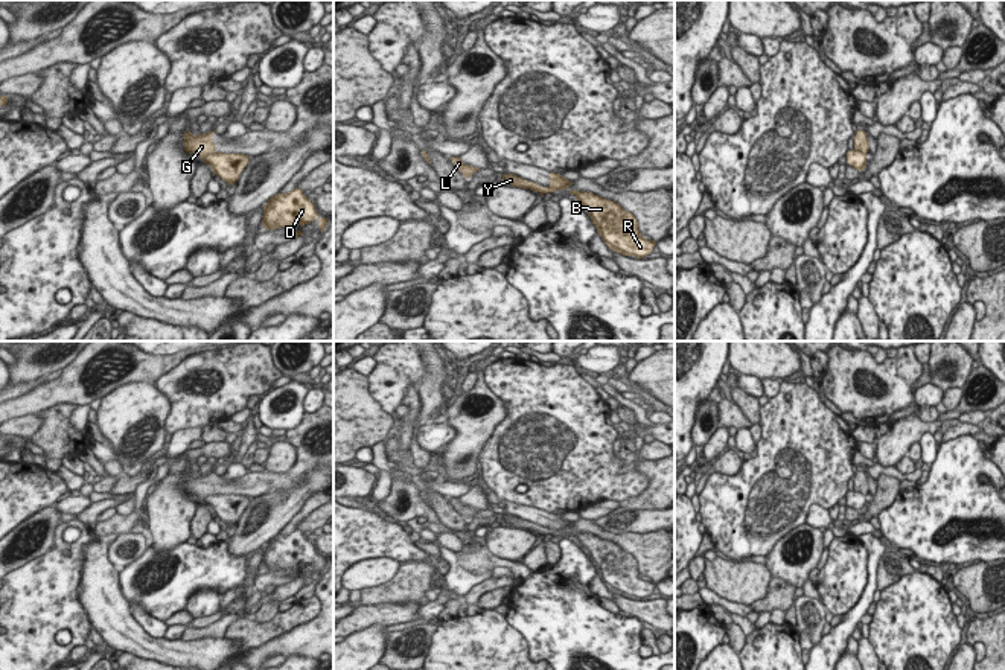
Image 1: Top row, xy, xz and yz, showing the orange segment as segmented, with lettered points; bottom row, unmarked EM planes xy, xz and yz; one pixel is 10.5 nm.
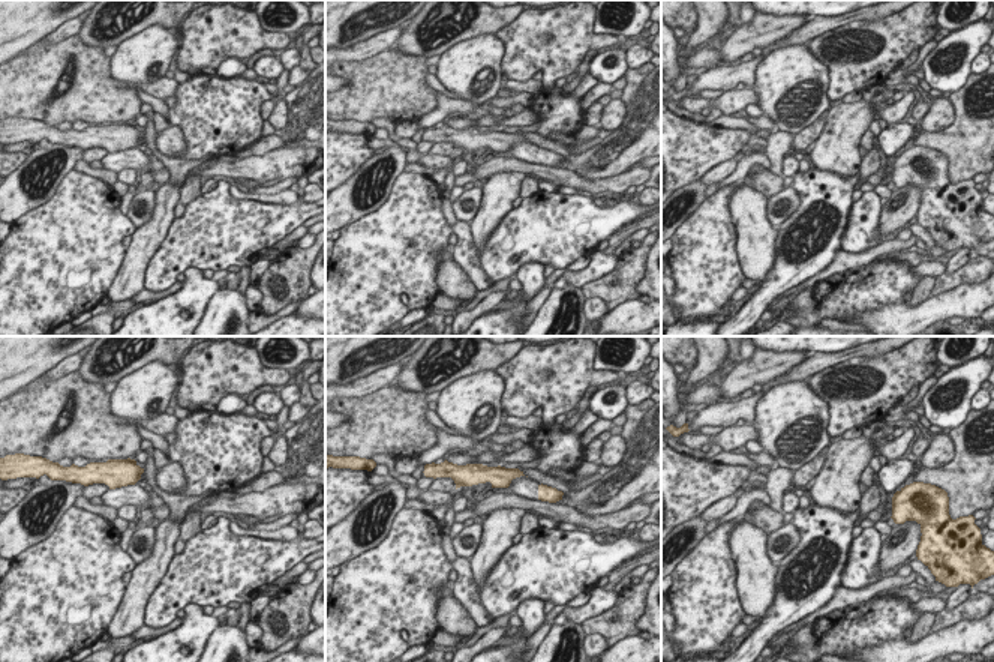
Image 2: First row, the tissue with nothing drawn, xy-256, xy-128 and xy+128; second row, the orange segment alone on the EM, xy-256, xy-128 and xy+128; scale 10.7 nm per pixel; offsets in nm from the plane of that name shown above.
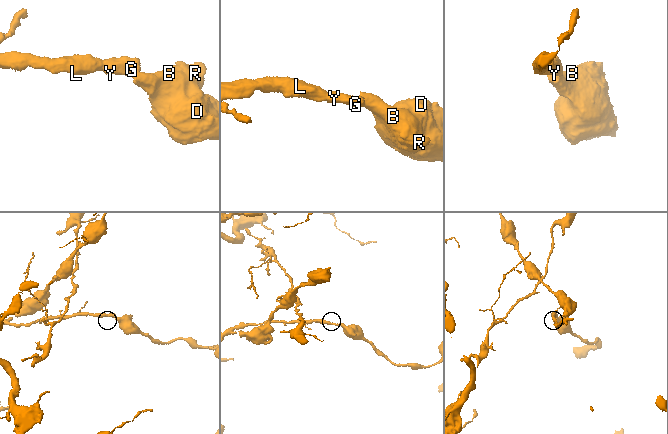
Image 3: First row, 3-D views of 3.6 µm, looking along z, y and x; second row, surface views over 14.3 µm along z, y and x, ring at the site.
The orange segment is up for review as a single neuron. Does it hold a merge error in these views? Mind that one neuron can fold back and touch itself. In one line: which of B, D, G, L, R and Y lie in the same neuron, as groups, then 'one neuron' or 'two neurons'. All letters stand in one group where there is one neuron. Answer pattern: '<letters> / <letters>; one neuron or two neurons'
B D R / G L Y; two neurons

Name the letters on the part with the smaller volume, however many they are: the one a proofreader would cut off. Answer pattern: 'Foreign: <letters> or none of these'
Foreign: B, D, R.

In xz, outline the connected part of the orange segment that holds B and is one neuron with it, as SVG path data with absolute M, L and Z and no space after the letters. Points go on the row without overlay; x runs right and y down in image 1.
M570 531L570 534L588 550L597 574L612 592L638 600L652 594L656 583L641 577L636 559L618 544L591 533Z

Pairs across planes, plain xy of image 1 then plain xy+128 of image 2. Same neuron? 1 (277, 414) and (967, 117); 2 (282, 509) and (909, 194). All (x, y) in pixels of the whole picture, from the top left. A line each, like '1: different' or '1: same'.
1: different
2: same

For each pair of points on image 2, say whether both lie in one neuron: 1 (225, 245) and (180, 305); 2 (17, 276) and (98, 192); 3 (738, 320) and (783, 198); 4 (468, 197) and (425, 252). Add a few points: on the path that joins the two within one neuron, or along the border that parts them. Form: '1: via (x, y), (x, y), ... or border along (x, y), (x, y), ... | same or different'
1: border along (183, 269), (197, 266), (201, 270) | different
2: via (38, 255), (80, 213) | same
3: border along (799, 197), (801, 203), (798, 207), (778, 227) | different
4: border along (458, 218), (470, 222) | different

